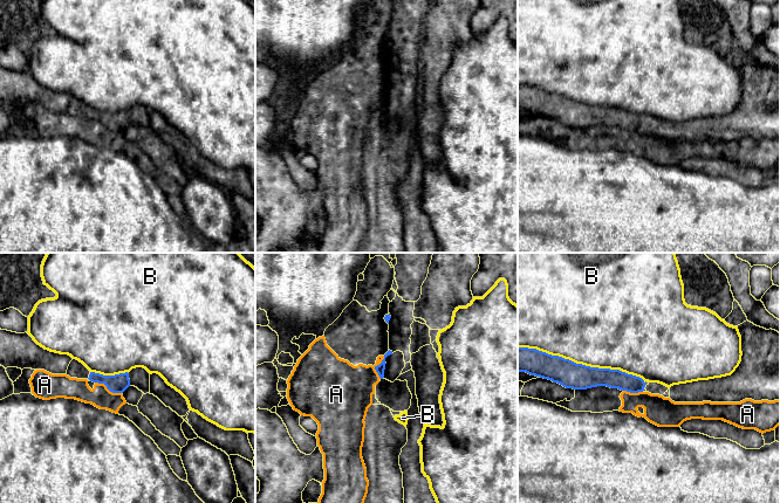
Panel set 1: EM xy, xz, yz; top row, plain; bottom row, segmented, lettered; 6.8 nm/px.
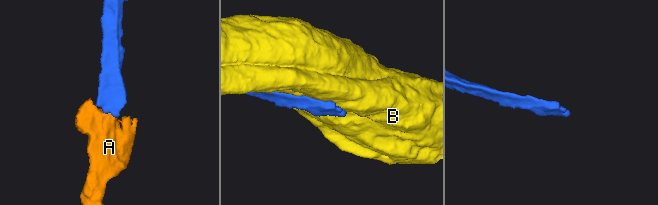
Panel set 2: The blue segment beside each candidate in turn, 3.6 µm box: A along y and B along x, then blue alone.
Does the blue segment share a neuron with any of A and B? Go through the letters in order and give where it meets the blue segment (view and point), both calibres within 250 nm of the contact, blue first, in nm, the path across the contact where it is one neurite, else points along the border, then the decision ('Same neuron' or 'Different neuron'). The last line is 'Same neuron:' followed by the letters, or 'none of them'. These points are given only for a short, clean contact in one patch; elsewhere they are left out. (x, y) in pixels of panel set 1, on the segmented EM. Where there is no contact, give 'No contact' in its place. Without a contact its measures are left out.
A: Touches blue at xy (108, 388). Thickness 130 nm (blue) against 150 nm. Boundary: xy (95, 381), (102, 383), (113, 392), (121, 393). Different neuron
B: Touches blue at yz (581, 364). Thickness 180 nm (blue) against 500 nm. Different neuron
Same neuron: none of them

